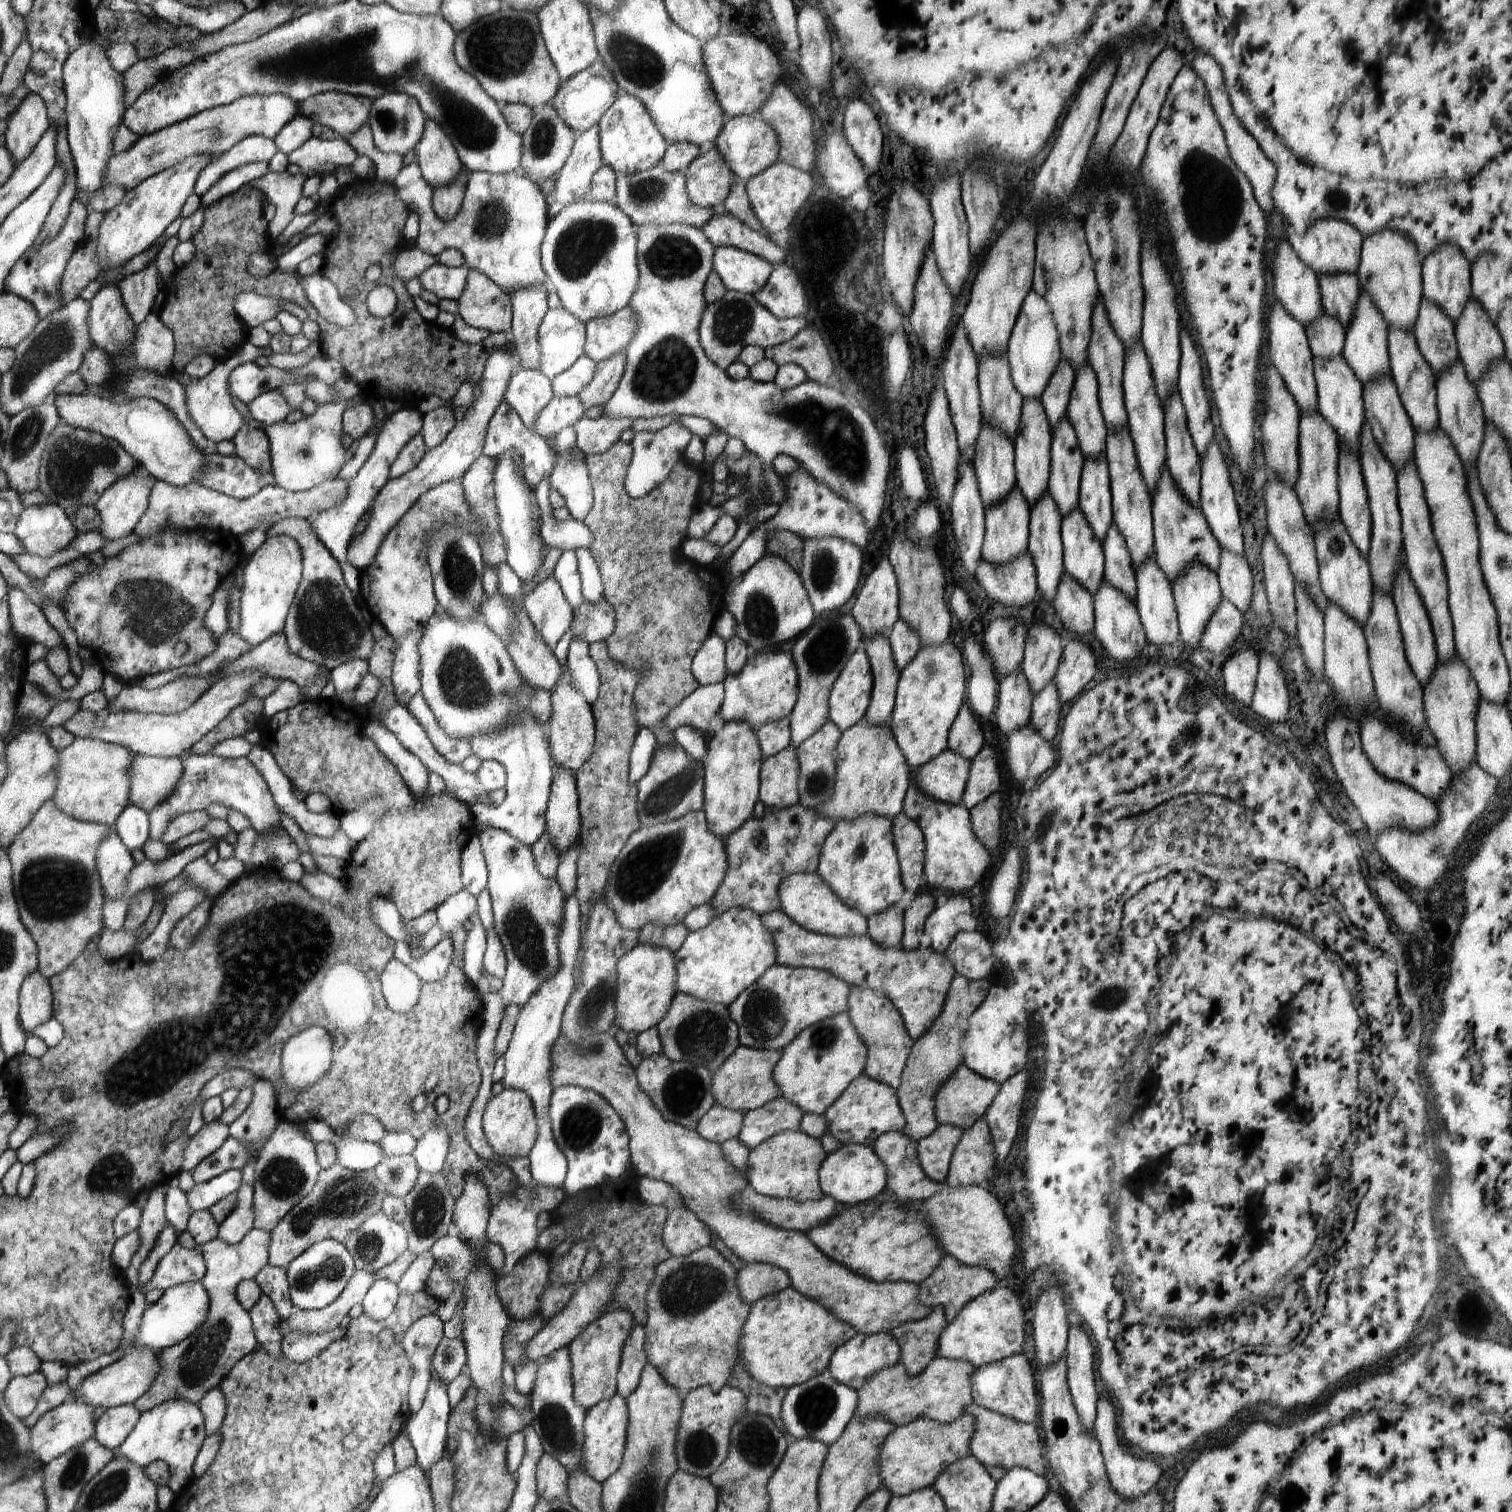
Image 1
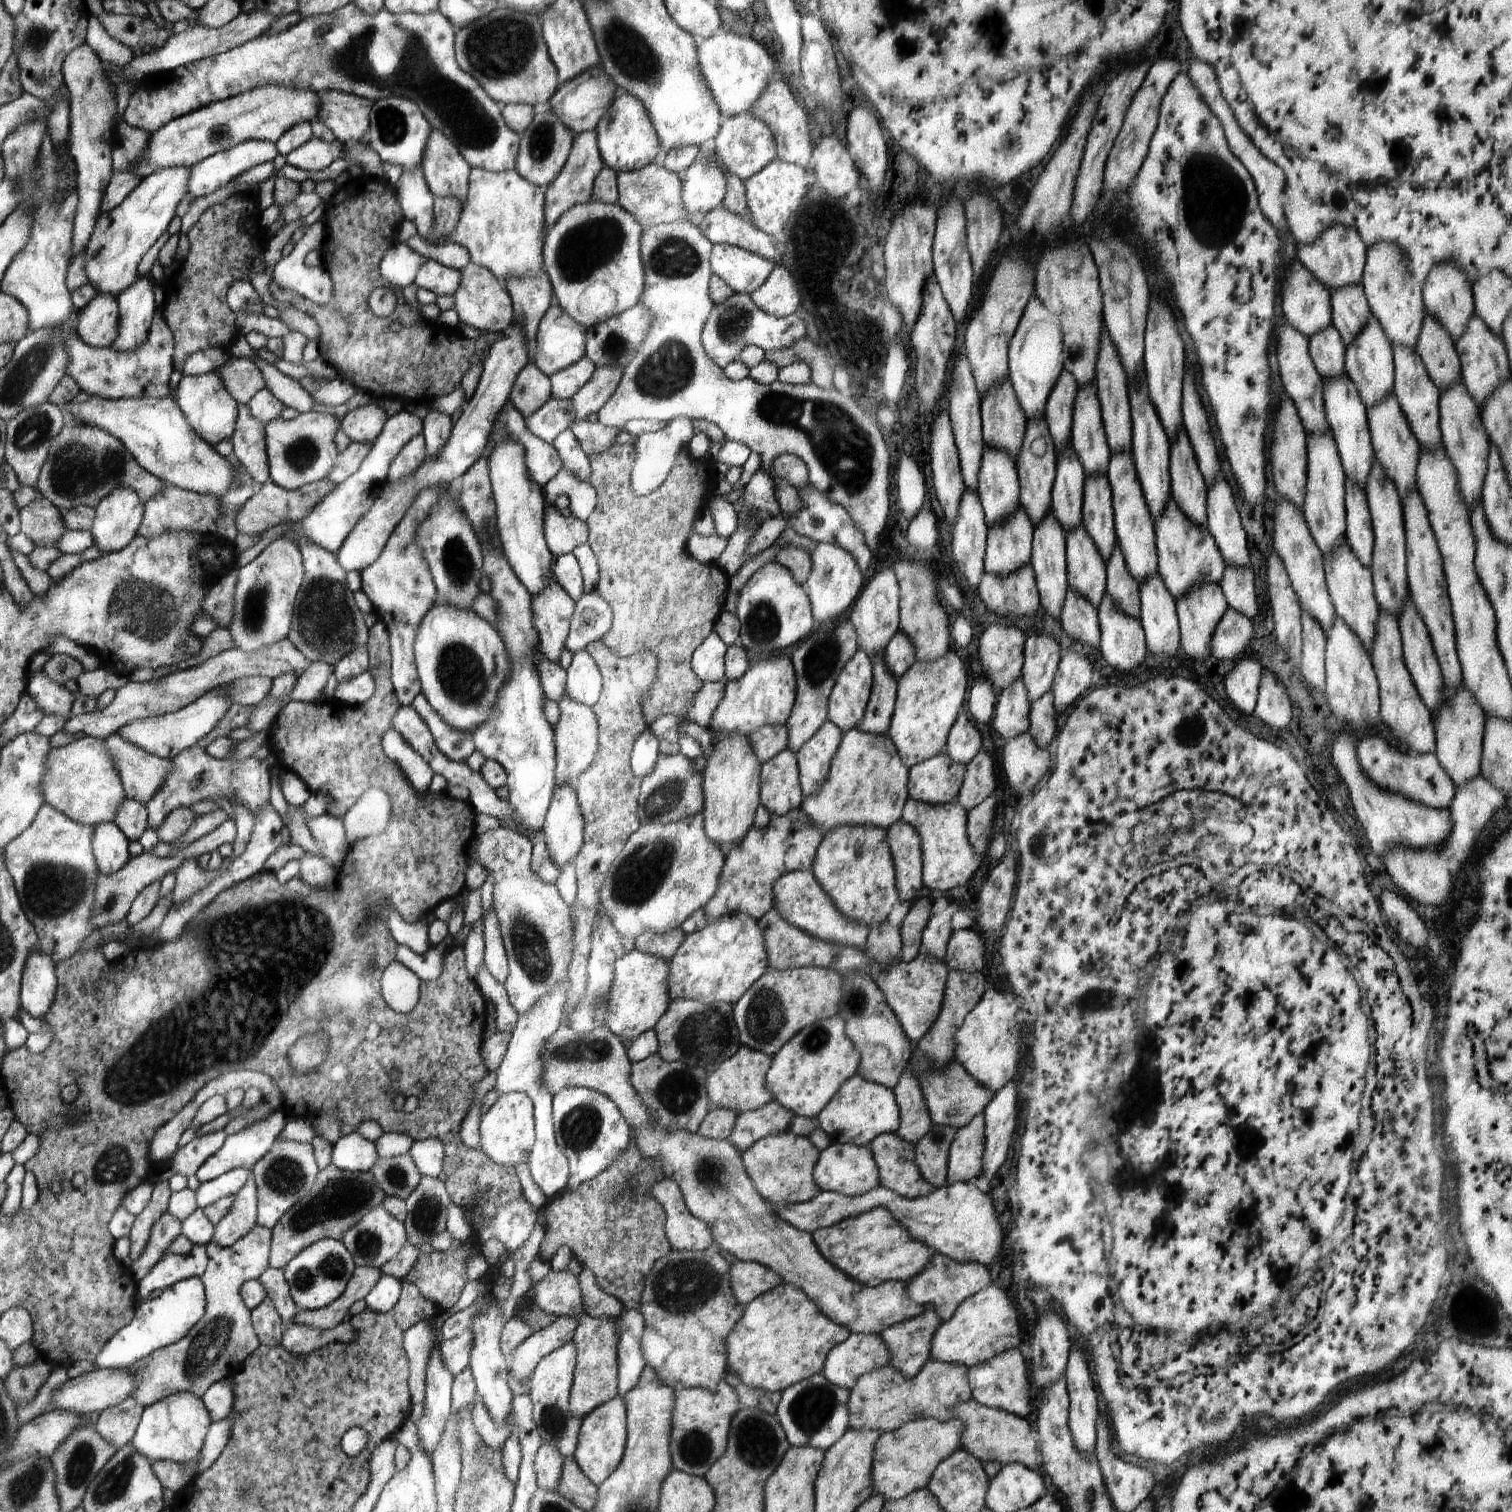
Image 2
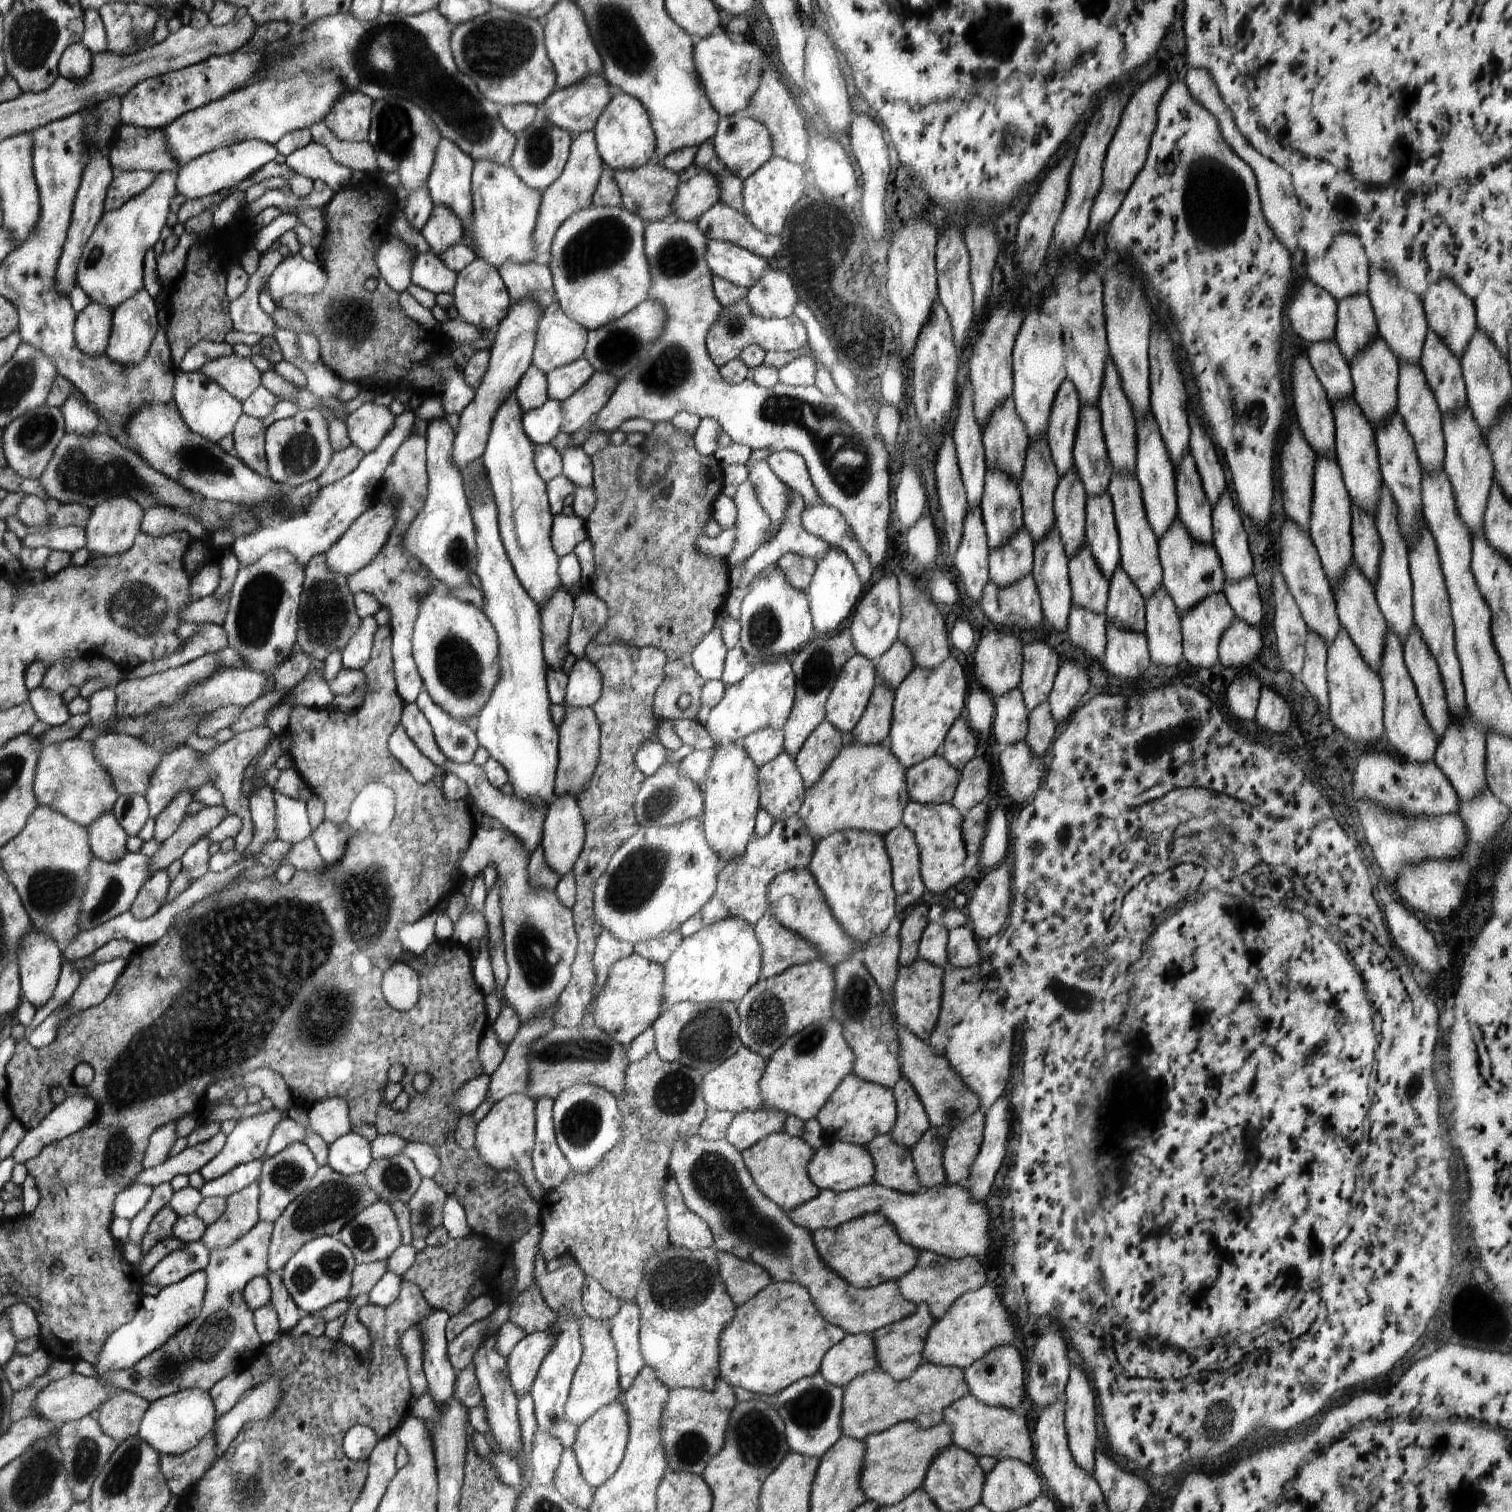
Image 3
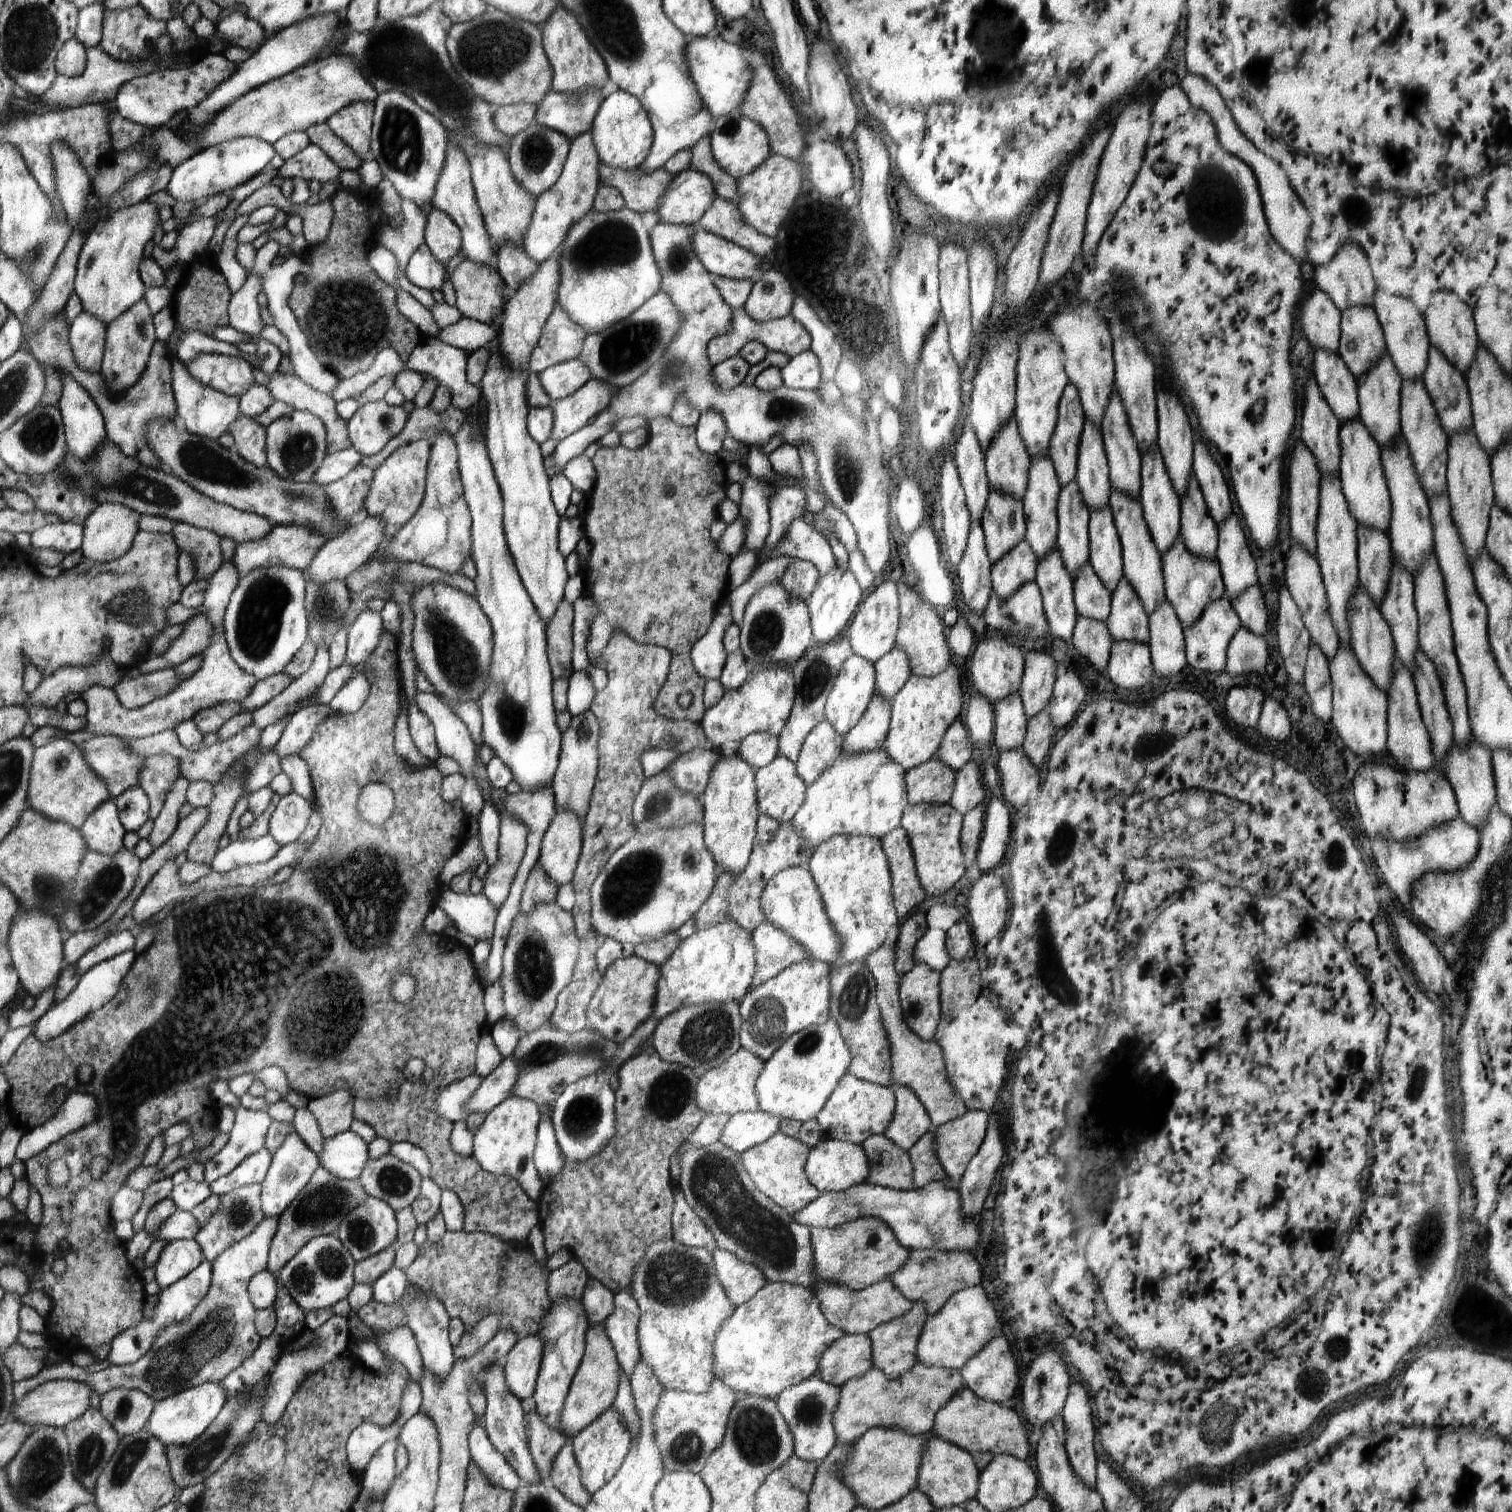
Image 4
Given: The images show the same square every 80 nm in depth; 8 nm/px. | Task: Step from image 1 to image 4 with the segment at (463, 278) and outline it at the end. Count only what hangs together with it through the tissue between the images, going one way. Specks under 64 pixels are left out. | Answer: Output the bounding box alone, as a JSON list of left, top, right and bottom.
[404,243,449,292]

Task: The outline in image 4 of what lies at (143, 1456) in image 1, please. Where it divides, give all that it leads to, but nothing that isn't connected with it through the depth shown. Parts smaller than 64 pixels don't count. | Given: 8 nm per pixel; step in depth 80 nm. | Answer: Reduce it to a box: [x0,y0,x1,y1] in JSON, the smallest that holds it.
[146,1382,227,1448]

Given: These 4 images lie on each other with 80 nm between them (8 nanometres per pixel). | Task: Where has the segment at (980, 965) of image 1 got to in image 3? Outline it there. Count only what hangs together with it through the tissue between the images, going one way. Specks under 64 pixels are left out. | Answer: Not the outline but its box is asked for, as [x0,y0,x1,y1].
[947,925,980,968]

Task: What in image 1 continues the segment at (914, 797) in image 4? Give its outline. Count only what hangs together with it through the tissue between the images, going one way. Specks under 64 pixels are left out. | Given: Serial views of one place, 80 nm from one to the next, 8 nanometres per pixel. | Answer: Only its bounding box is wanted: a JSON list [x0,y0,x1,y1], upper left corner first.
[912,749,970,803]

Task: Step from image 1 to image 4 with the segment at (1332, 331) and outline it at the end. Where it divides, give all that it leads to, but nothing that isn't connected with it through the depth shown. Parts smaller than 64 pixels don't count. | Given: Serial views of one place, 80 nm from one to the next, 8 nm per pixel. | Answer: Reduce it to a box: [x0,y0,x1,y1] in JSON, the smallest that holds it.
[1312,349,1358,424]

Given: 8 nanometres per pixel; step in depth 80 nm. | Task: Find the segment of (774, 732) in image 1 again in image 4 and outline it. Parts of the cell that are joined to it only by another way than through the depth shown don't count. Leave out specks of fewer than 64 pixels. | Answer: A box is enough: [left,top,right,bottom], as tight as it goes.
[738,732,778,768]

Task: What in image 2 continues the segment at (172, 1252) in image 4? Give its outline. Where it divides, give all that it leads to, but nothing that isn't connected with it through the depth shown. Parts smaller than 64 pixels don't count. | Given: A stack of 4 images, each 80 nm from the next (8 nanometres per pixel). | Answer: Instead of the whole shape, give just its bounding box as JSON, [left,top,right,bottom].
[137,1245,208,1296]

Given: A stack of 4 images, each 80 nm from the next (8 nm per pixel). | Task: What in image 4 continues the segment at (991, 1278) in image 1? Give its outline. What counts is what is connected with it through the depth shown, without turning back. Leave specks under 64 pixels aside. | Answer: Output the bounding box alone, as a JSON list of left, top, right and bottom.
[891,1249,980,1314]

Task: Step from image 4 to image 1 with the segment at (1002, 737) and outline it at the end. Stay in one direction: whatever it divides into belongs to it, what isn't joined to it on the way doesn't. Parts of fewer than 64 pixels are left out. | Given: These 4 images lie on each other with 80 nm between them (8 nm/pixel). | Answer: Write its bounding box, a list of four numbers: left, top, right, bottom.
[994,670,1034,736]

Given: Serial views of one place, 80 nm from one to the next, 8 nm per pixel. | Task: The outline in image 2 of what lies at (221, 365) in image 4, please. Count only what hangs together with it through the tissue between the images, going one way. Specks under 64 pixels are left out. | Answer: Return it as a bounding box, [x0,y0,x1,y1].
[216,357,266,405]

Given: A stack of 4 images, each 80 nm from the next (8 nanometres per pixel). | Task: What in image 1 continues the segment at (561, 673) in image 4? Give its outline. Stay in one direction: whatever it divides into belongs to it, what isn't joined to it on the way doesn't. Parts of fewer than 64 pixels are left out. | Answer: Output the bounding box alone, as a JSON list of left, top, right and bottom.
[524,576,574,652]

